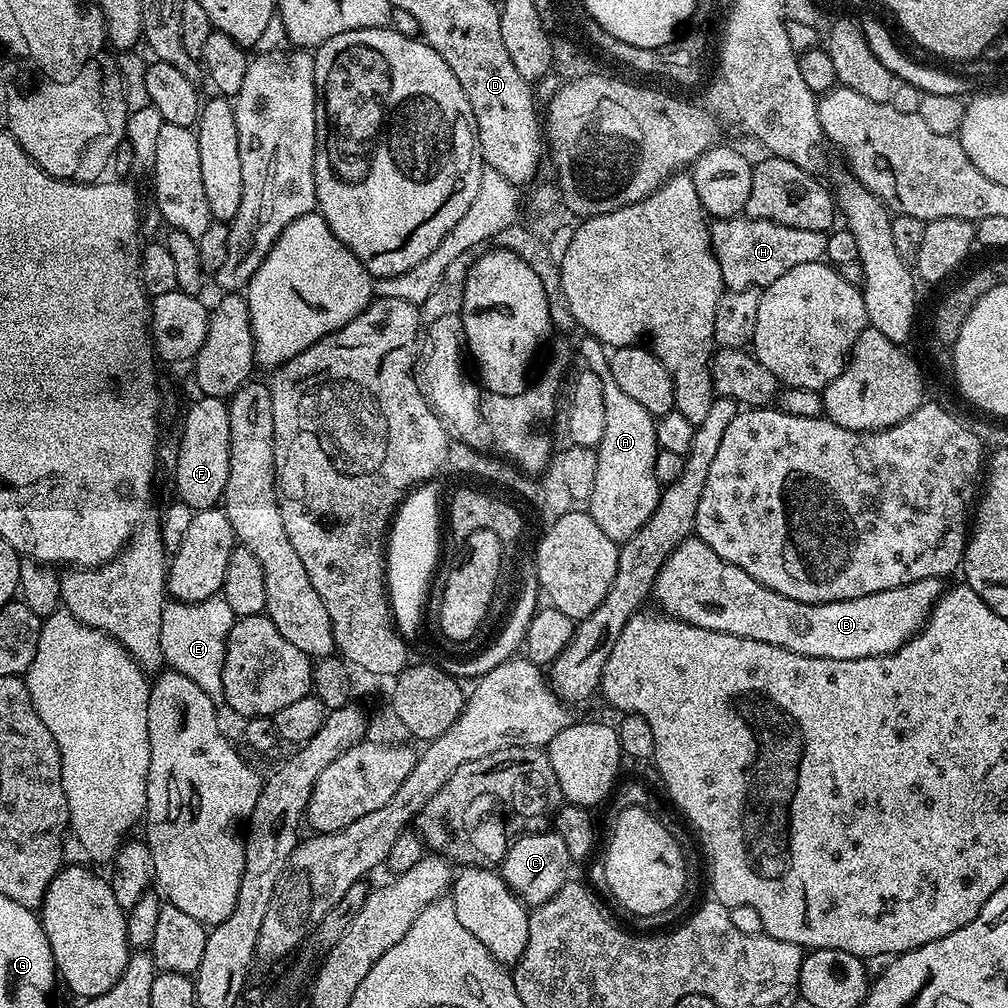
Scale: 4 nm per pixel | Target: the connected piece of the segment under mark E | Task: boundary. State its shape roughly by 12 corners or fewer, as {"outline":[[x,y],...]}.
{"outline":[[217,594],[162,610],[164,664],[214,702],[232,607]]}

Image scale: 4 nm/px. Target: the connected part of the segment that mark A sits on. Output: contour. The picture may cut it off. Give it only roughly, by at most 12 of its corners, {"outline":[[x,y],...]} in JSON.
{"outline":[[604,380],[586,511],[623,542],[652,517],[654,417]]}

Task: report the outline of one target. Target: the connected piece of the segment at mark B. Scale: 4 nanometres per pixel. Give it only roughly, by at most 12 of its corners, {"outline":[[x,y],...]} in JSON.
{"outline":[[698,538],[651,595],[695,628],[803,656],[897,652],[942,595],[935,576],[807,604]]}

